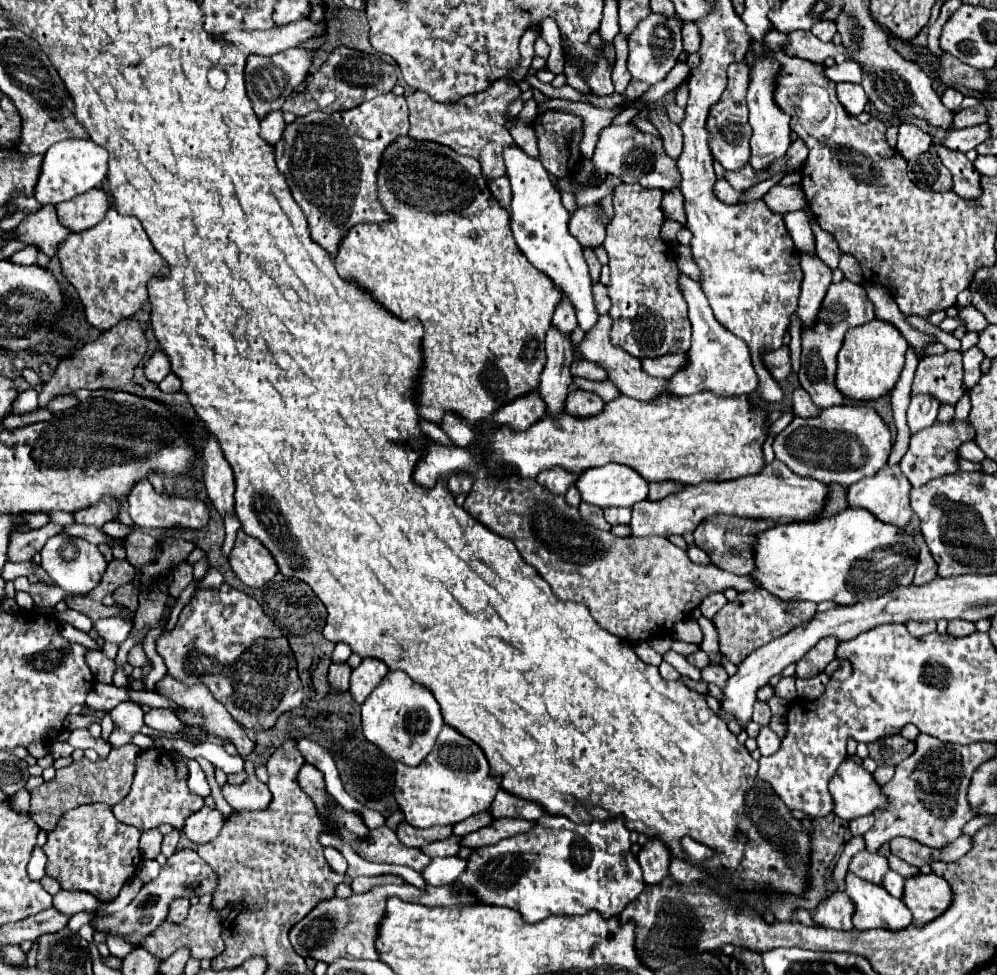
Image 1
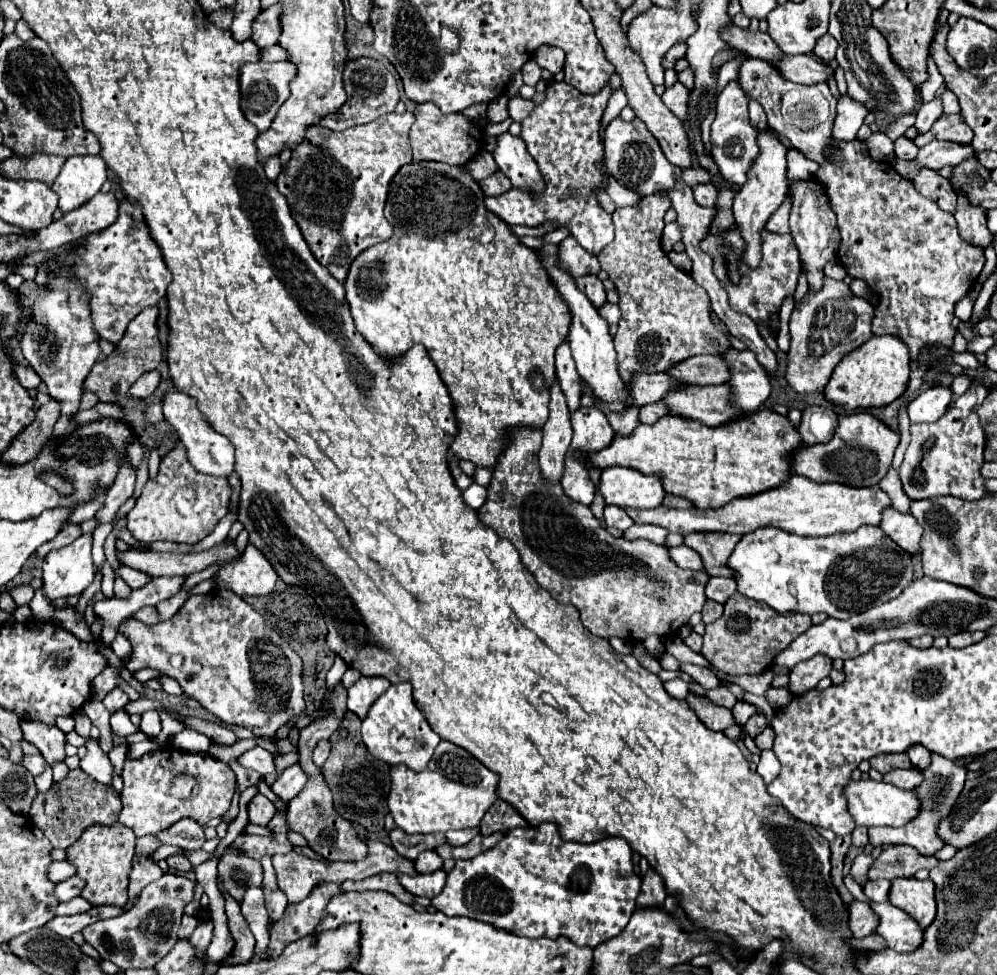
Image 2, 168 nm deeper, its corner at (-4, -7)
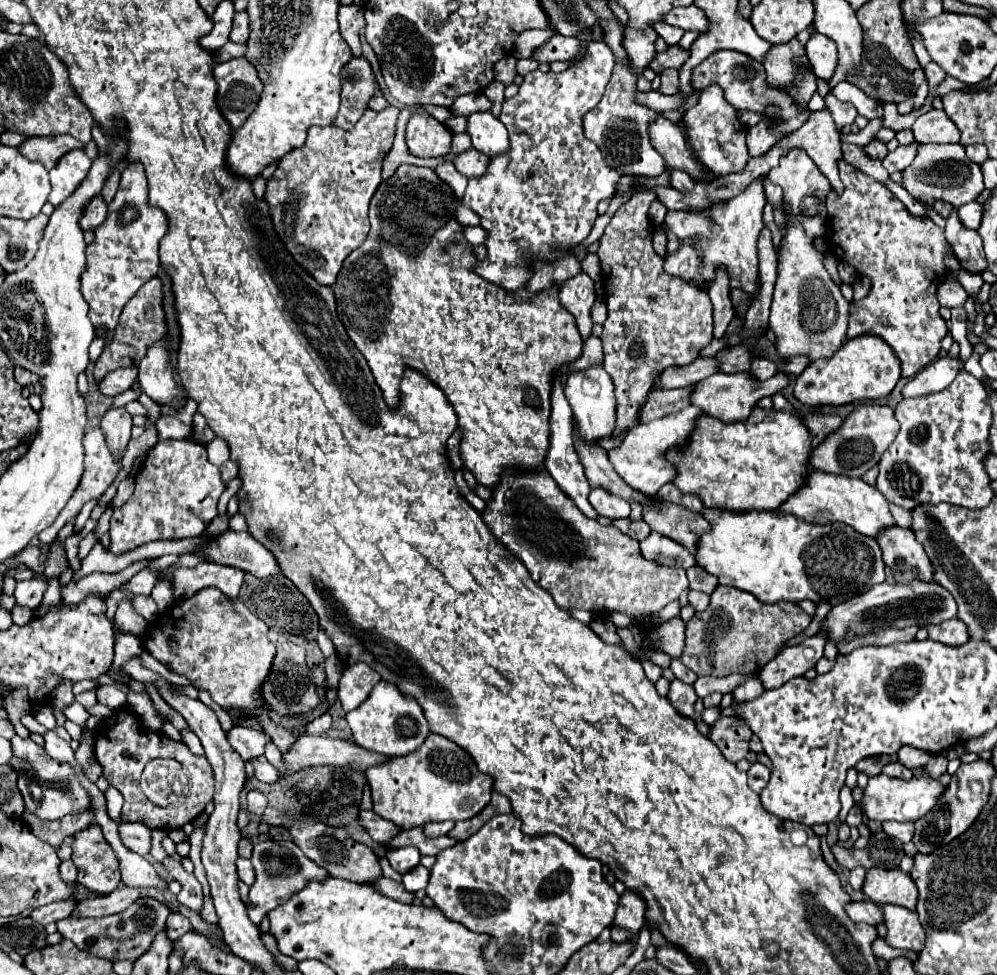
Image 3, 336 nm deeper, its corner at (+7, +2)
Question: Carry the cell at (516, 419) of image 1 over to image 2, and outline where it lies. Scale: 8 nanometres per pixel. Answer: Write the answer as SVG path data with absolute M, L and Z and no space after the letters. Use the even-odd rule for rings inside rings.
M532 426L512 428L506 436L506 446L492 466L488 498L478 508L480 522L490 526L500 538L510 540L520 552L522 564L534 574L536 582L562 604L572 604L580 610L582 624L596 636L610 640L612 636L626 642L644 642L648 636L672 638L694 612L700 612L706 602L706 584L710 576L700 570L682 570L668 556L668 548L650 540L614 538L594 518L588 506L572 502L560 484L544 482L538 466L538 450L542 446L542 430Z

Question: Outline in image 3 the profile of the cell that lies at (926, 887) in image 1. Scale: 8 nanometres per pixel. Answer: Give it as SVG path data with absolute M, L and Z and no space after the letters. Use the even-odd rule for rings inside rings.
M873 867L865 873L865 883L861 887L865 897L871 901L885 905L901 905L911 911L915 911L917 905L917 887L913 885L913 879L903 873L901 869L885 869L885 867Z

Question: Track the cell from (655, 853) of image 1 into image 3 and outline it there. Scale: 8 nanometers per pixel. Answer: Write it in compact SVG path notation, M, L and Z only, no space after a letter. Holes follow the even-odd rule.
M625 891L619 901L619 909L615 915L615 925L613 925L621 929L621 935L613 941L629 941L631 937L635 937L645 925L643 915L645 915L643 899L633 891Z

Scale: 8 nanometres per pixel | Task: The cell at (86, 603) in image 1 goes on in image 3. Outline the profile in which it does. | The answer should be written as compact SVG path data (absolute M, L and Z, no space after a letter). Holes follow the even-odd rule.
M217 587L202 589L189 599L177 600L172 607L173 617L165 613L161 617L161 629L151 629L149 637L143 641L145 651L169 663L177 675L189 677L195 687L207 689L213 701L223 709L241 707L251 715L261 711L261 715L253 717L263 725L263 731L271 735L281 753L287 753L299 735L273 723L265 709L265 701L259 697L261 681L269 675L269 665L275 657L275 645L267 639L269 627L253 615L241 599L231 599Z

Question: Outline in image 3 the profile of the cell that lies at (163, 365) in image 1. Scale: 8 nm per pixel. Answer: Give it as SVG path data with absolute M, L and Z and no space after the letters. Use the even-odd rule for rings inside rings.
M129 367L129 369L117 369L117 371L111 371L107 373L107 377L103 381L99 381L99 391L103 395L109 395L109 397L115 397L127 389L133 387L137 379L137 367Z

